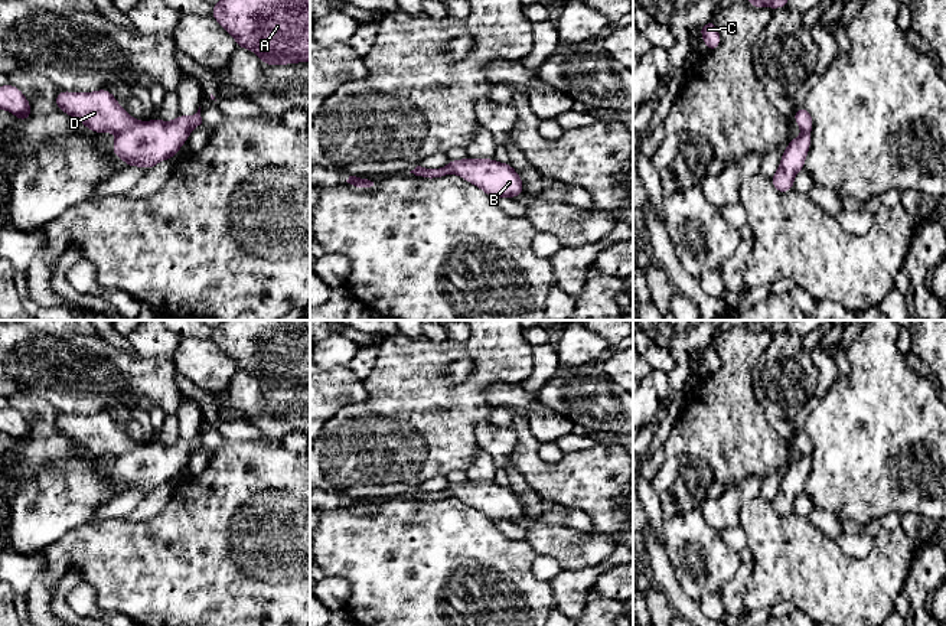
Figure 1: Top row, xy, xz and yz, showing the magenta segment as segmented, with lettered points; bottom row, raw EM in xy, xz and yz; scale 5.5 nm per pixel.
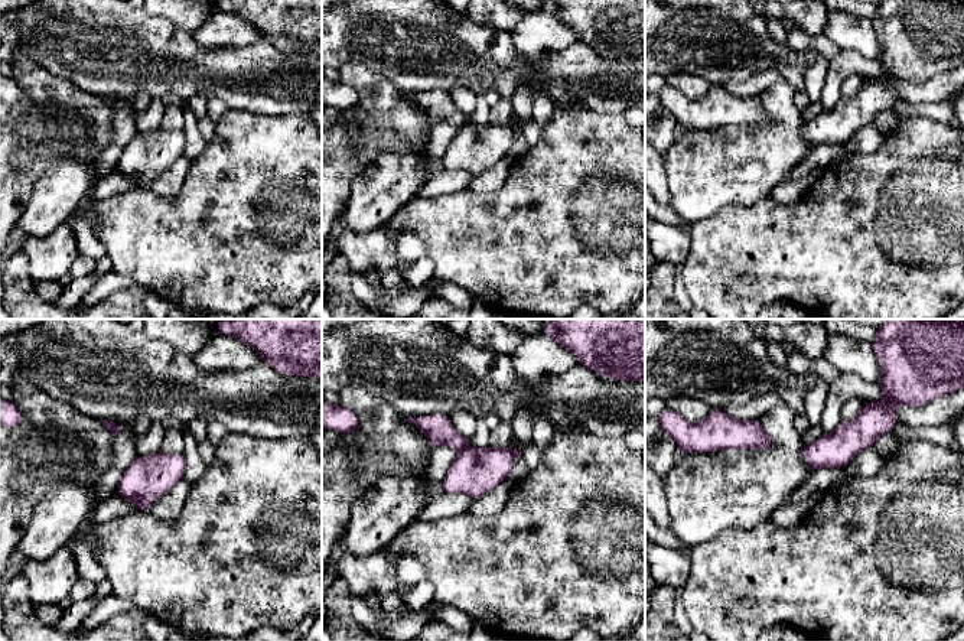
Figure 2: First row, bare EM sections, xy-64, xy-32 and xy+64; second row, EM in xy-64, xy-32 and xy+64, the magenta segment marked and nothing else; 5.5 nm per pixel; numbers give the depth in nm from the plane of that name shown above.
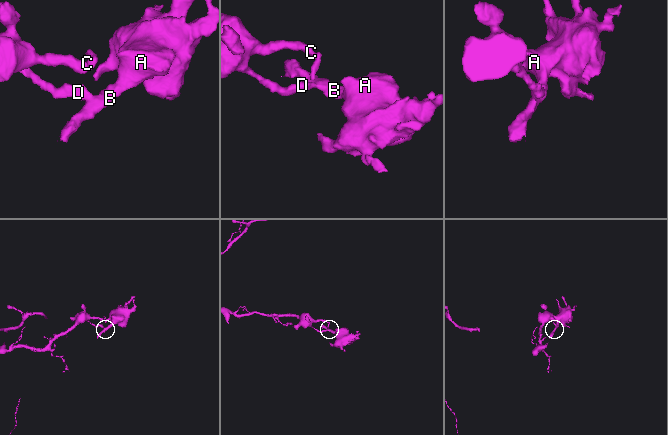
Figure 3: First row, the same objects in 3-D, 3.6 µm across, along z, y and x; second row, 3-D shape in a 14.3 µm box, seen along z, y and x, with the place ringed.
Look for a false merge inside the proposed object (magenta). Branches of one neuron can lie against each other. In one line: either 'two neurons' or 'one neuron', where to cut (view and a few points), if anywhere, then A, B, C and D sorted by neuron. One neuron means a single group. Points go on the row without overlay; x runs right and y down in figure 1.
two neurons; cut xy (134, 442), (117, 457); groups A B / C D

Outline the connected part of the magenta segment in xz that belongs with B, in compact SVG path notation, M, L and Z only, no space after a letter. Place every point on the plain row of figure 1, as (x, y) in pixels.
M495 482L448 483L446 489L448 498L459 498L461 502L477 509L492 522L512 521L523 516L523 503L509 486Z

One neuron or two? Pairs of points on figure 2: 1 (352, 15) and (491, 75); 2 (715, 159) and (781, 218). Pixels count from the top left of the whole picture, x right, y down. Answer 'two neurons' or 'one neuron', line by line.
1: one neuron
2: two neurons

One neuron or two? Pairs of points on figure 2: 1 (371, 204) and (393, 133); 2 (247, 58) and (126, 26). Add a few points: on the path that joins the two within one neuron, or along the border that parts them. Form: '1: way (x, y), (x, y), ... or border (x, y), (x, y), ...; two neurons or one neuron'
1: border (420, 147), (381, 150), (360, 171); two neurons
2: way (217, 61), (185, 61), (175, 55), (156, 55); one neuron

